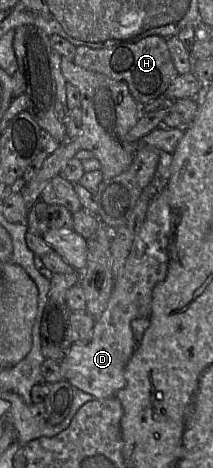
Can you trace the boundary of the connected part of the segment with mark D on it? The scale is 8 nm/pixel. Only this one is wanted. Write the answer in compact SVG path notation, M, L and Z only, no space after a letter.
M162 186L148 204L145 219L123 268L114 280L104 311L99 318L95 318L92 338L87 343L72 343L66 356L59 362L64 380L95 399L115 396L125 385L124 366L136 348L130 323L133 319L149 317L152 289L166 277L170 225L171 208Z

